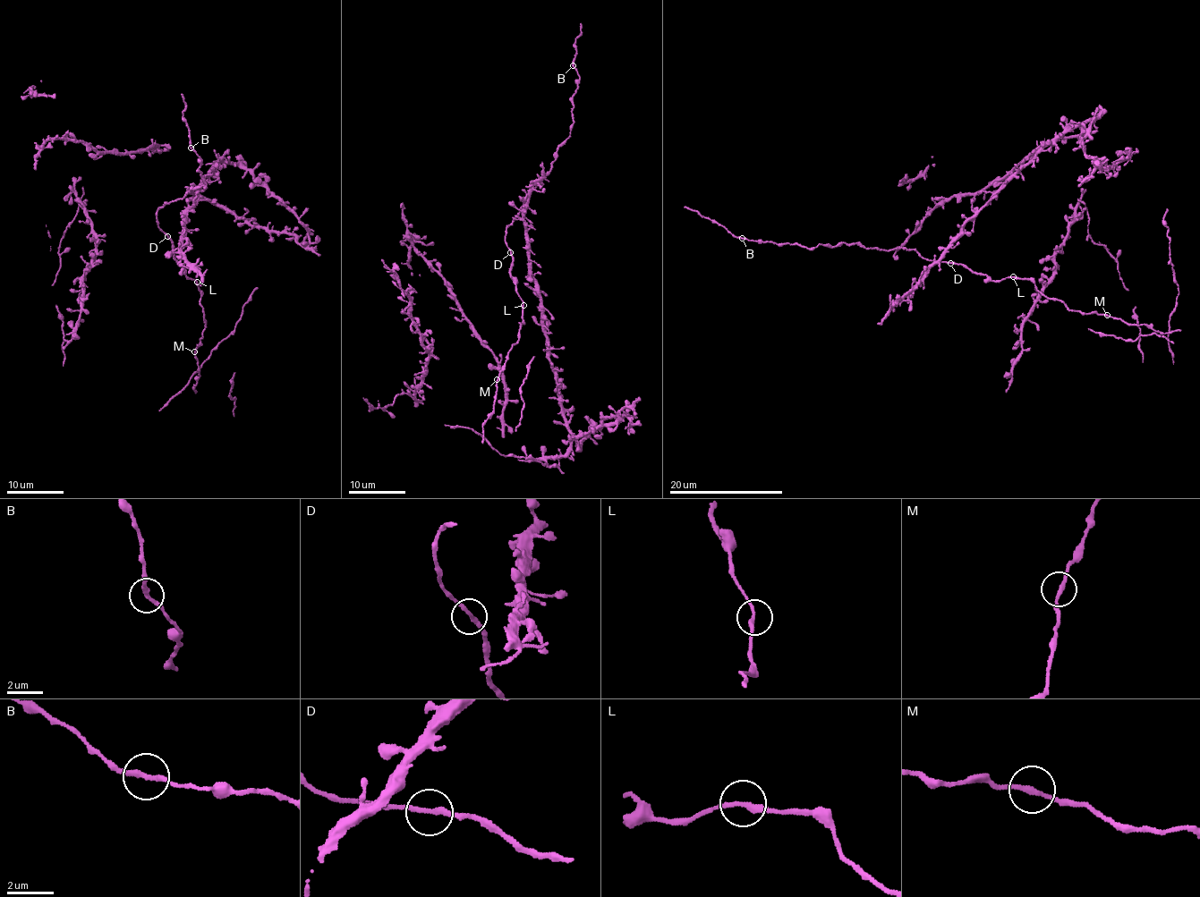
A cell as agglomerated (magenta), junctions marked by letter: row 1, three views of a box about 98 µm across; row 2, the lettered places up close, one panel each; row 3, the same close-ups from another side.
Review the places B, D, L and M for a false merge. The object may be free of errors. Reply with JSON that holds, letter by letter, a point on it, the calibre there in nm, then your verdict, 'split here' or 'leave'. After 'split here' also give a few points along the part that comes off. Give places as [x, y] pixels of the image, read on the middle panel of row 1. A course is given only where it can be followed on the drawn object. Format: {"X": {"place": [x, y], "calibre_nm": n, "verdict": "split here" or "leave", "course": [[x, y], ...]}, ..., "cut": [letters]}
{"B": {"place": [573, 65], "calibre_nm": 200, "verdict": "leave"}, "D": {"place": [510, 252], "calibre_nm": 200, "verdict": "leave"}, "L": {"place": [523, 305], "calibre_nm": 200, "verdict": "leave"}, "M": {"place": [497, 379], "calibre_nm": 200, "verdict": "leave"}, "cut": []}

